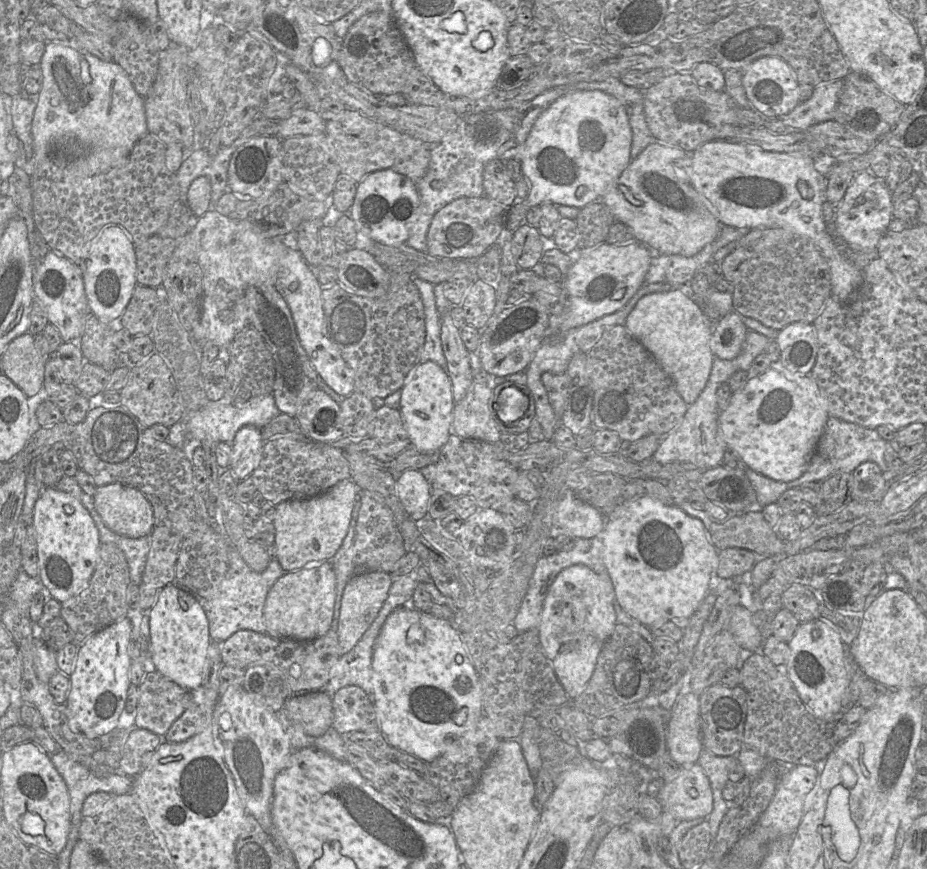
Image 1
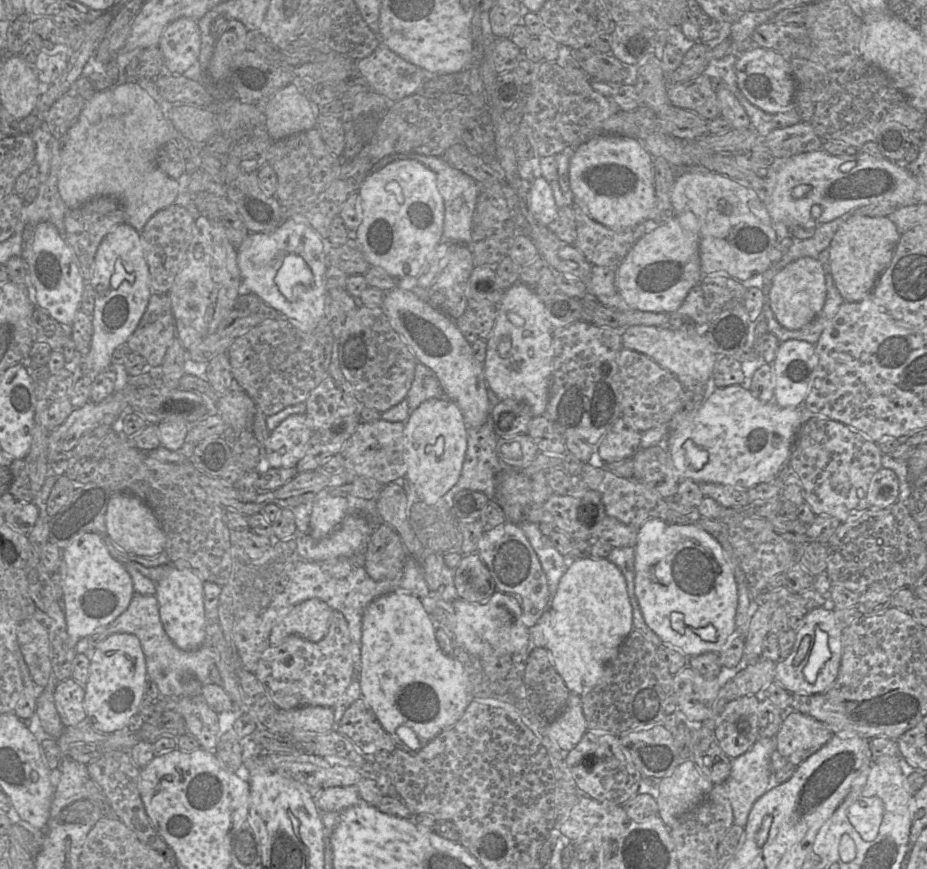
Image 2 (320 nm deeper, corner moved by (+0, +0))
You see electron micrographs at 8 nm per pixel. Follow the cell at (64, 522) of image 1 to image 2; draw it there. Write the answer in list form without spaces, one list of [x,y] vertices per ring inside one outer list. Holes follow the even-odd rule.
[[[89,532],[62,550],[66,565],[63,584],[68,637],[72,644],[112,623],[129,606],[135,595],[133,582],[125,565],[109,552],[99,533]]]

